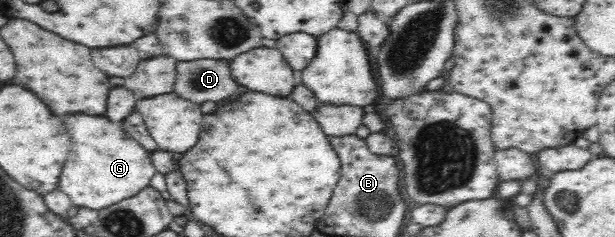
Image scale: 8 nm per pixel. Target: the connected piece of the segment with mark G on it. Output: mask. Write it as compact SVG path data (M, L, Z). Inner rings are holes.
M66 115L66 119L72 149L62 169L58 189L70 197L72 205L100 212L149 186L157 172L151 155L124 133L120 123L86 115Z

